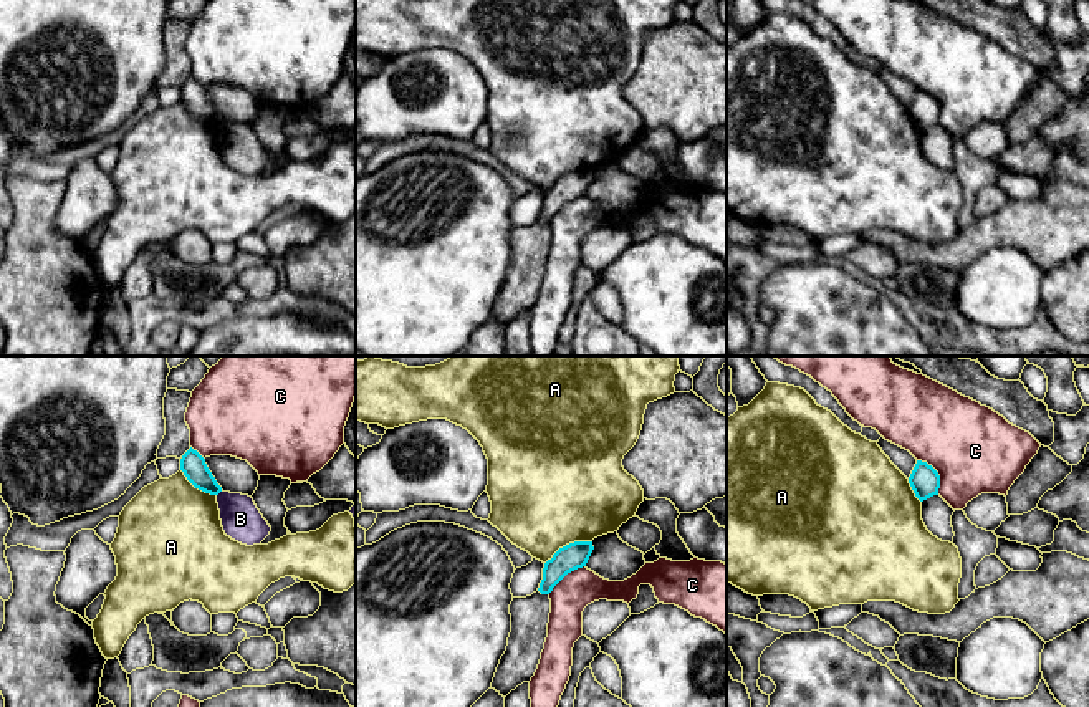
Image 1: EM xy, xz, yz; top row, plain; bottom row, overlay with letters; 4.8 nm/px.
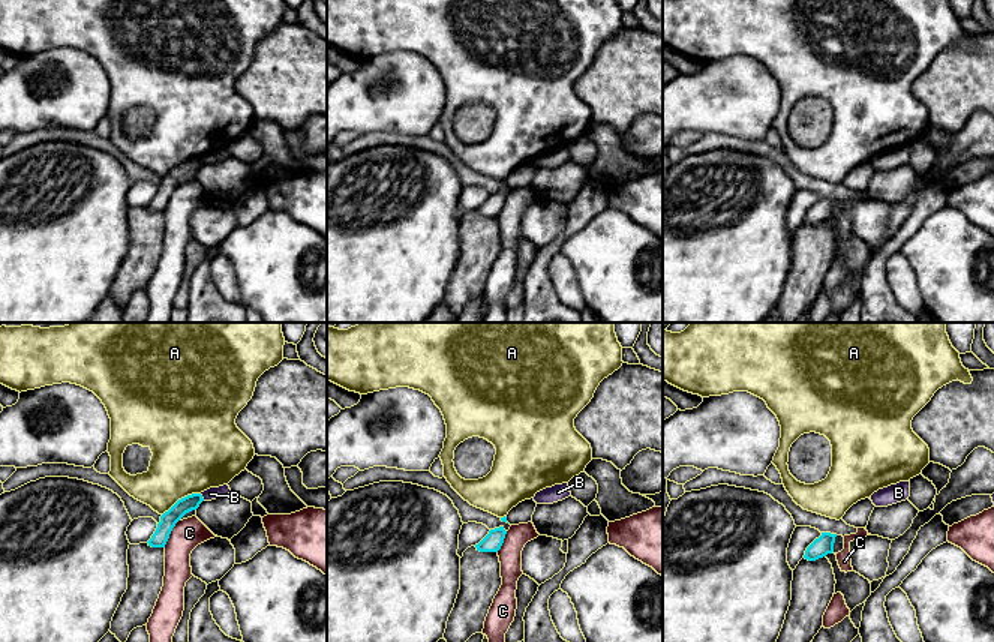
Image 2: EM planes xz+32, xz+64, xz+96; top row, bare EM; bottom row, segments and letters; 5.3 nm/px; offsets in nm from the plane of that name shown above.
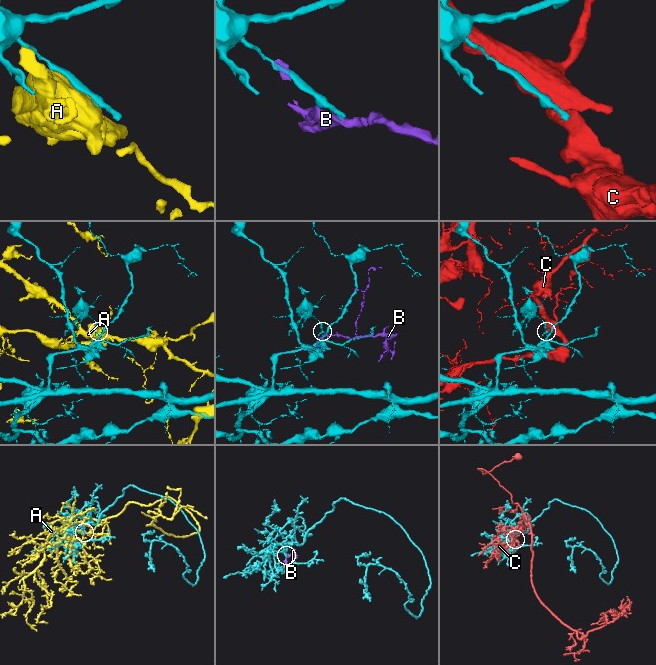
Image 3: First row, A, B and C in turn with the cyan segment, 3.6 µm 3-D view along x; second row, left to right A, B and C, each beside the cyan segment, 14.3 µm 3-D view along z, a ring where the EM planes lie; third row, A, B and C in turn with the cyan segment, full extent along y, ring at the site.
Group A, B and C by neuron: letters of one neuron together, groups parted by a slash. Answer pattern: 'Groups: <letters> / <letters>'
Groups: A / B / C

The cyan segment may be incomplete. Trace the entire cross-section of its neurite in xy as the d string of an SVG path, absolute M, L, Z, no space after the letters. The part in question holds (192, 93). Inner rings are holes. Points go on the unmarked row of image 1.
M192 76L182 84L180 99L195 118L210 124L218 124L222 121L205 88Z

